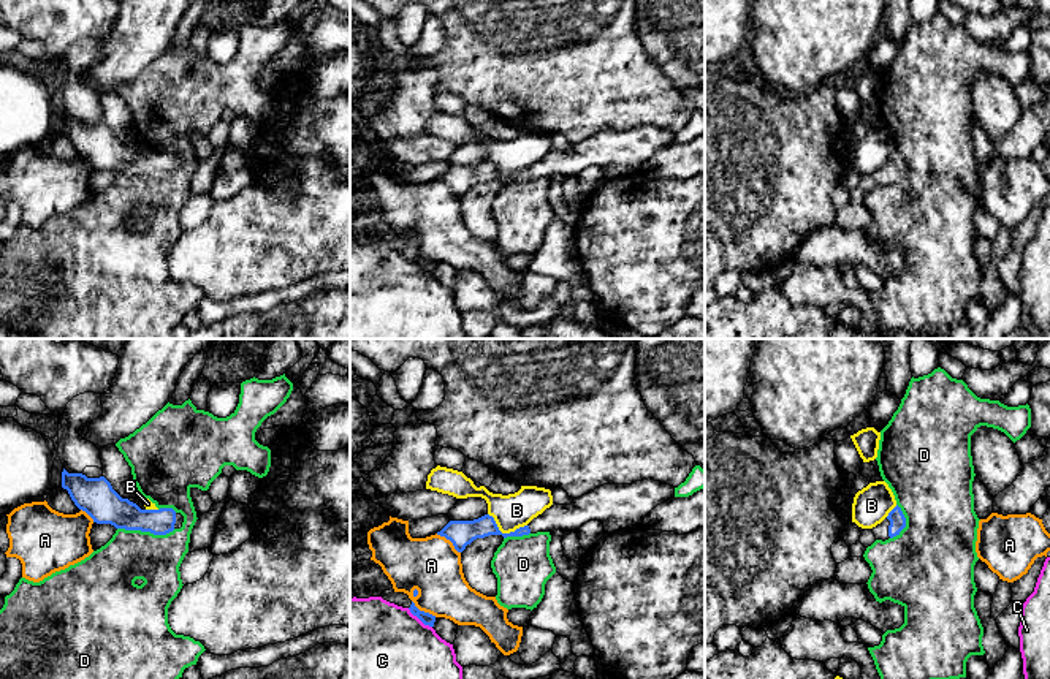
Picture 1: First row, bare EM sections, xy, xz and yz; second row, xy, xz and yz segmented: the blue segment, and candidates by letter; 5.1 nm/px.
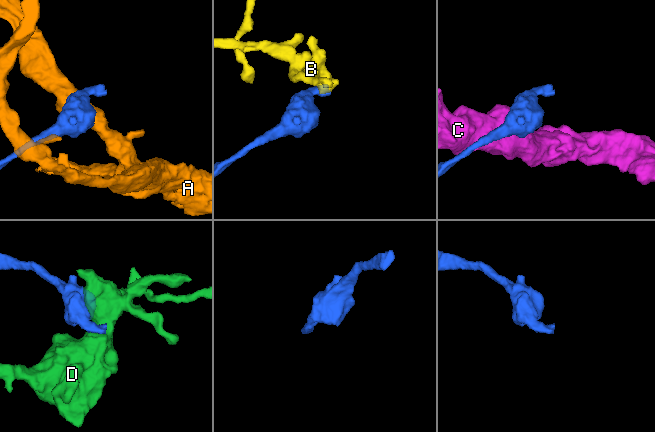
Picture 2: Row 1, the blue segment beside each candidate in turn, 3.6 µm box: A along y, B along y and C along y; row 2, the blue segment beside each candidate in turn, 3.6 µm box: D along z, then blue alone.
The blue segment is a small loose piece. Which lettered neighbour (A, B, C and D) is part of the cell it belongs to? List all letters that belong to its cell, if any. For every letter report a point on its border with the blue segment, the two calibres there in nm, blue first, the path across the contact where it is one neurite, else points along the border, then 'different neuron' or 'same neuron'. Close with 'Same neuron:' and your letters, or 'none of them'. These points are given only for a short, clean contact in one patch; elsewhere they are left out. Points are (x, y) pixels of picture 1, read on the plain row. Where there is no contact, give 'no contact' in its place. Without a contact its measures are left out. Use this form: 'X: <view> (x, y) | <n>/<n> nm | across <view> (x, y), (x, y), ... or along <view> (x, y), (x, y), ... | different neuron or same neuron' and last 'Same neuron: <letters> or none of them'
A: xz (448, 184) | 130/280 nm | different neuron
B: xz (505, 179) | 130/180 nm | along xz (488, 159), (502, 178), (513, 178), (526, 171) | different neuron
C: xz (420, 265) | 60/500 nm | different neuron
D: xy (146, 176) | 180/260 nm | different neuron
Same neuron: none of them

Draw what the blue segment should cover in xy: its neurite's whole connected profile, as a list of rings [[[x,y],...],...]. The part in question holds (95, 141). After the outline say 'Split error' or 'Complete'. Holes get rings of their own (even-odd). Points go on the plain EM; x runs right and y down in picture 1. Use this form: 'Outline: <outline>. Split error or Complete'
Outline: [[[63,114],[62,133],[68,136],[74,150],[97,169],[166,180],[181,174],[184,168],[184,161],[173,154],[141,155],[128,144],[122,144],[105,122],[87,123],[82,119],[68,119]]]. Split error

